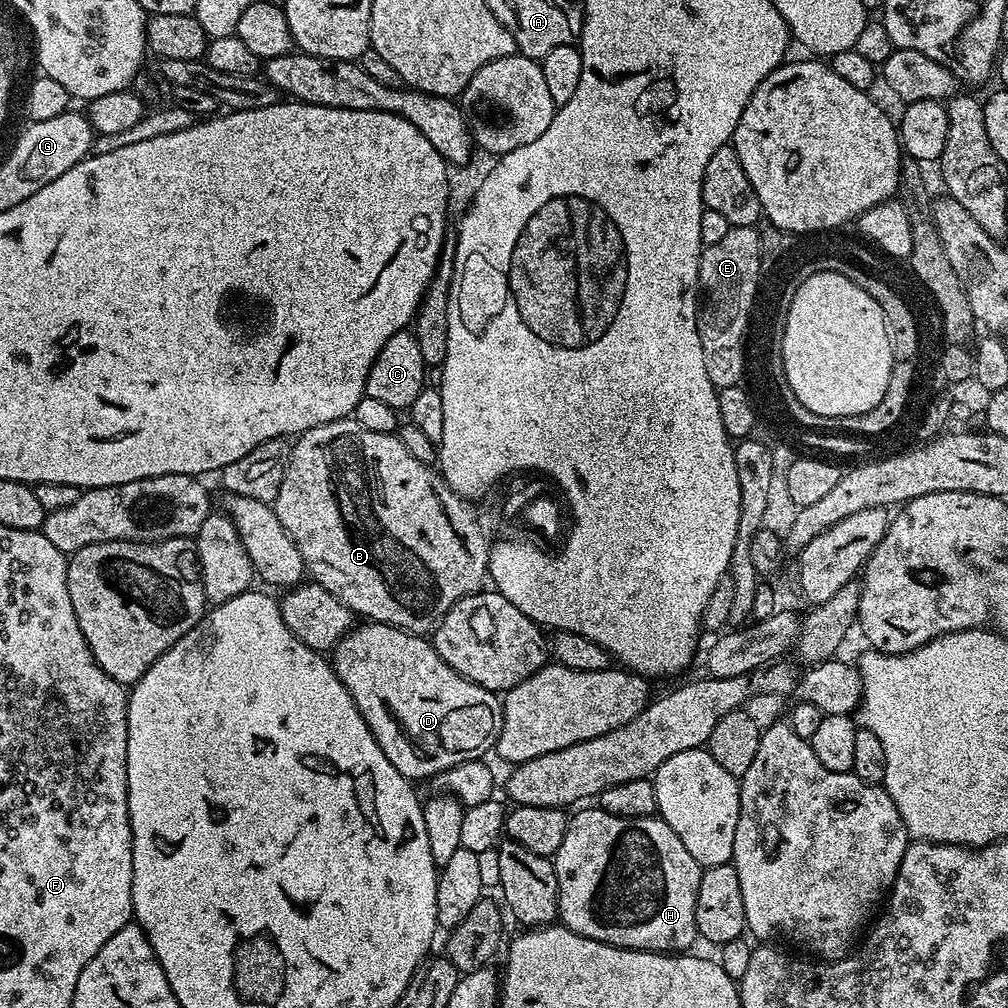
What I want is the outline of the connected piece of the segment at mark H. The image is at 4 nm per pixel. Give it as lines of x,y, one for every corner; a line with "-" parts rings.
593,806
593,808
581,807
581,812
573,811
568,818
566,826
566,838
562,838
562,846
558,846
554,863
556,865
556,877
558,878
558,894
560,895
559,919
563,927
571,932
577,932
591,940
597,940
603,944
612,944
616,948
632,948
635,952
663,952
665,954
684,954
689,951
692,943
697,943
696,930
696,903
698,902
698,886
700,885
700,863
690,858
690,850
682,846
682,838
670,830
670,826
661,820
659,815
643,816
642,818
630,818
615,816
605,808

